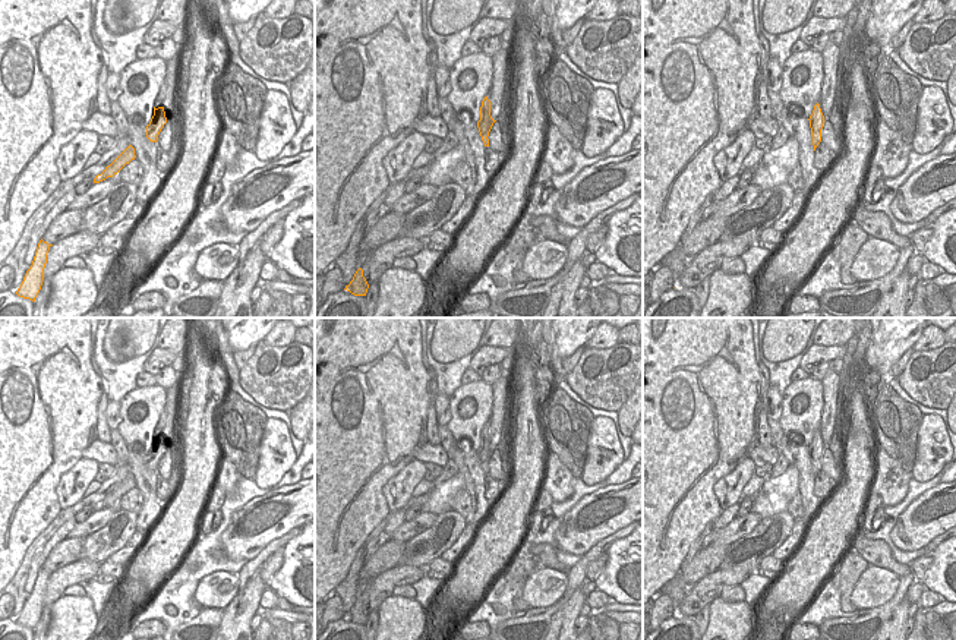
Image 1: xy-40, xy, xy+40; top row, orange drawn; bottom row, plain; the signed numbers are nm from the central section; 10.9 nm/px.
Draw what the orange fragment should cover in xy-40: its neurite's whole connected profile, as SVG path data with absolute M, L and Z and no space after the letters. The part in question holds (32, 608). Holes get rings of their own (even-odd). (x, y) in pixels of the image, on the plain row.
M42 567L40 568L32 593L26 599L22 612L16 619L19 625L35 630L35 625L38 624L42 614L47 581L51 574L53 573L48 573Z

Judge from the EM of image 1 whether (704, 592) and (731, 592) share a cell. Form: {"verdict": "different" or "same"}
{"verdict": "different"}

